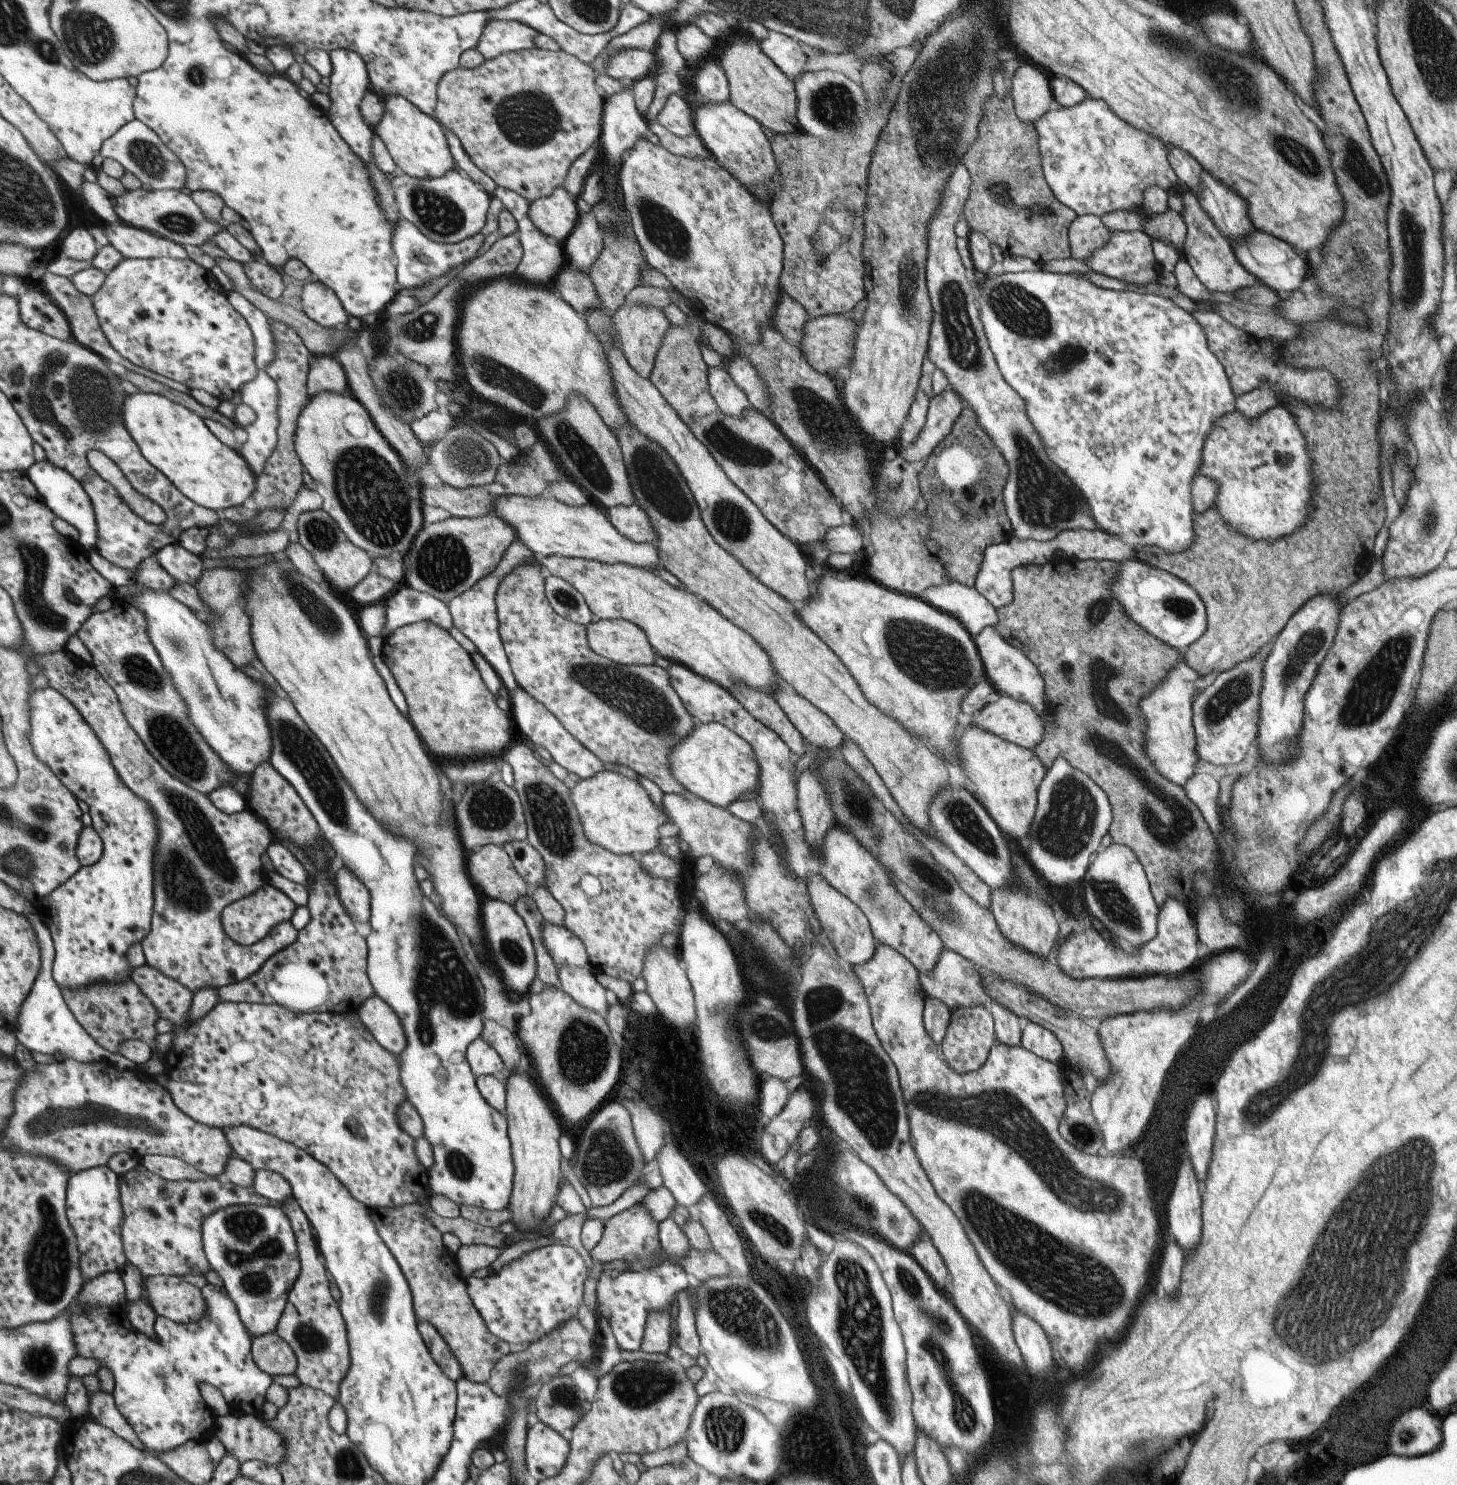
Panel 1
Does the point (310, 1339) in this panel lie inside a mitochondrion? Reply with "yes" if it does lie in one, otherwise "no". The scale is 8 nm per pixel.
yes

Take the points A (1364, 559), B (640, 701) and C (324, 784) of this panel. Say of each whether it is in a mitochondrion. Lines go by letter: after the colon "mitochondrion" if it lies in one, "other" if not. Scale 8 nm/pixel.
A: other
B: mitochondrion
C: mitochondrion

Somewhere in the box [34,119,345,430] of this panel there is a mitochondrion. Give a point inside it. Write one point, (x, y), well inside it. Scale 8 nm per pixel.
(146, 156)

